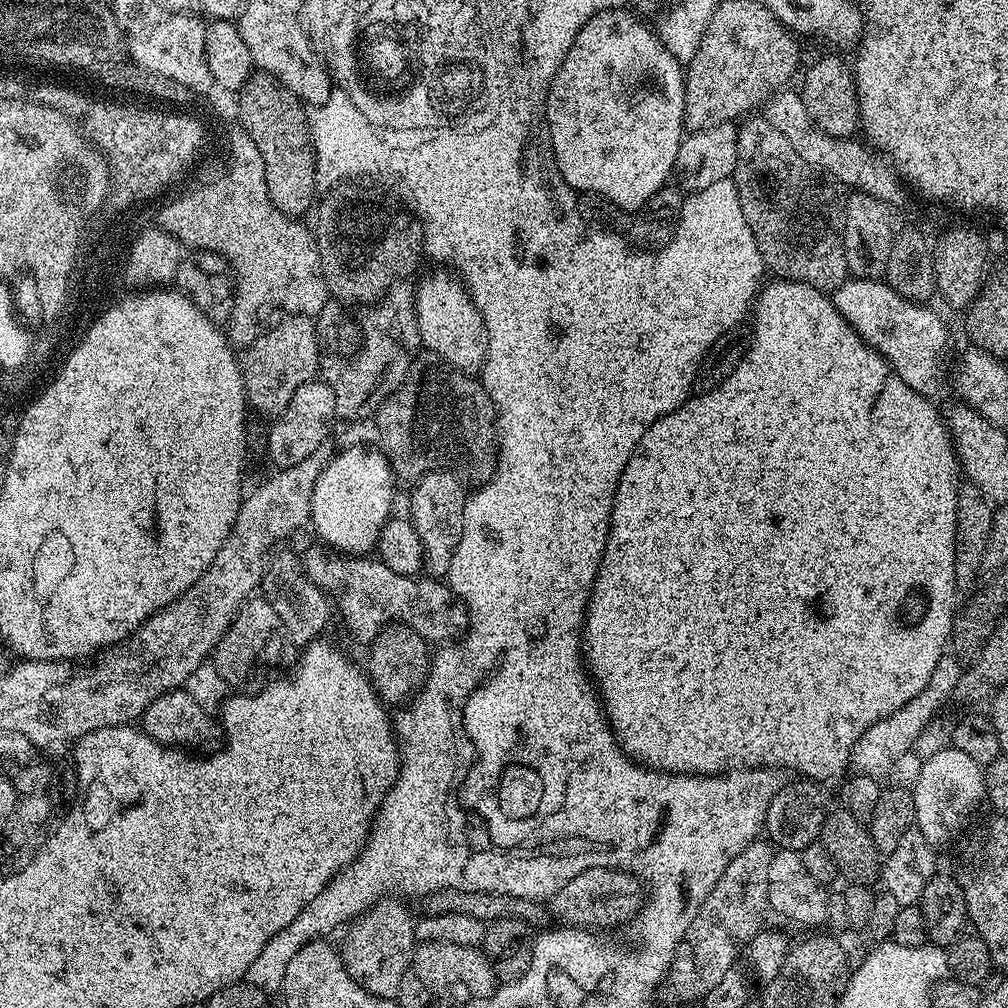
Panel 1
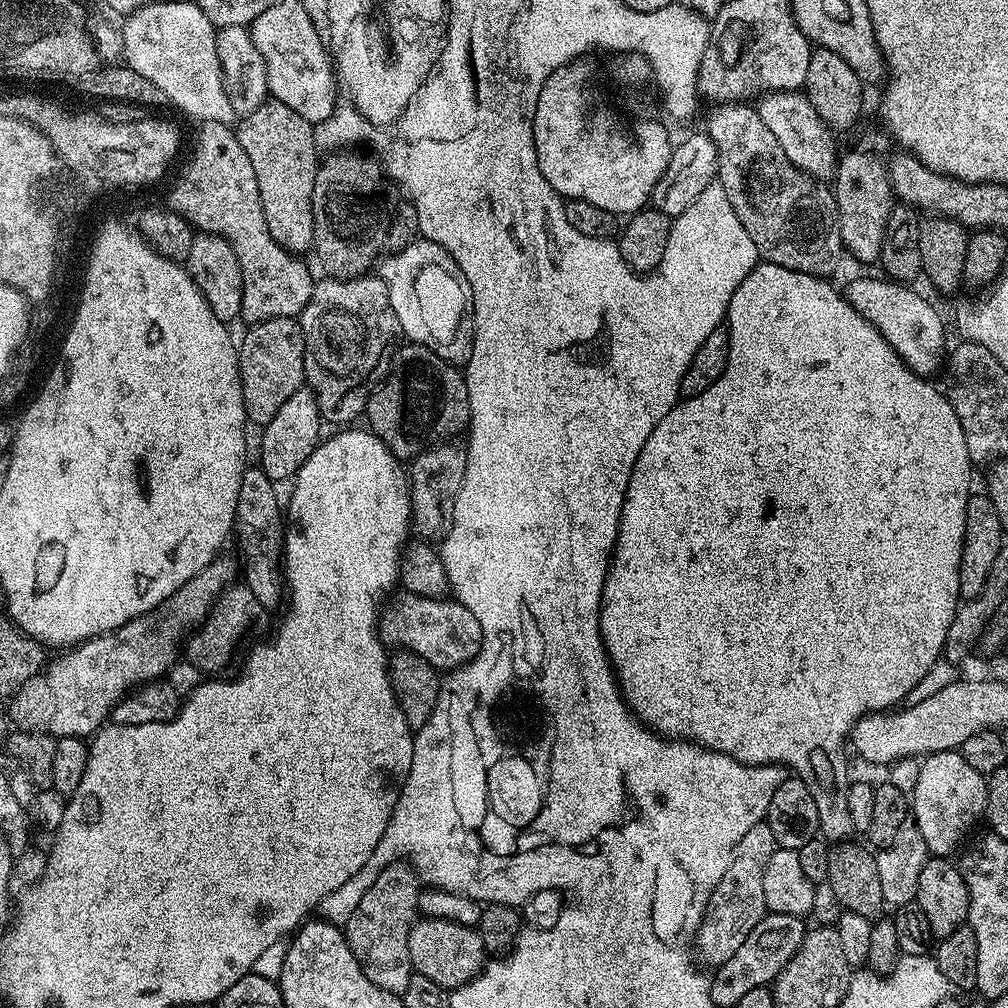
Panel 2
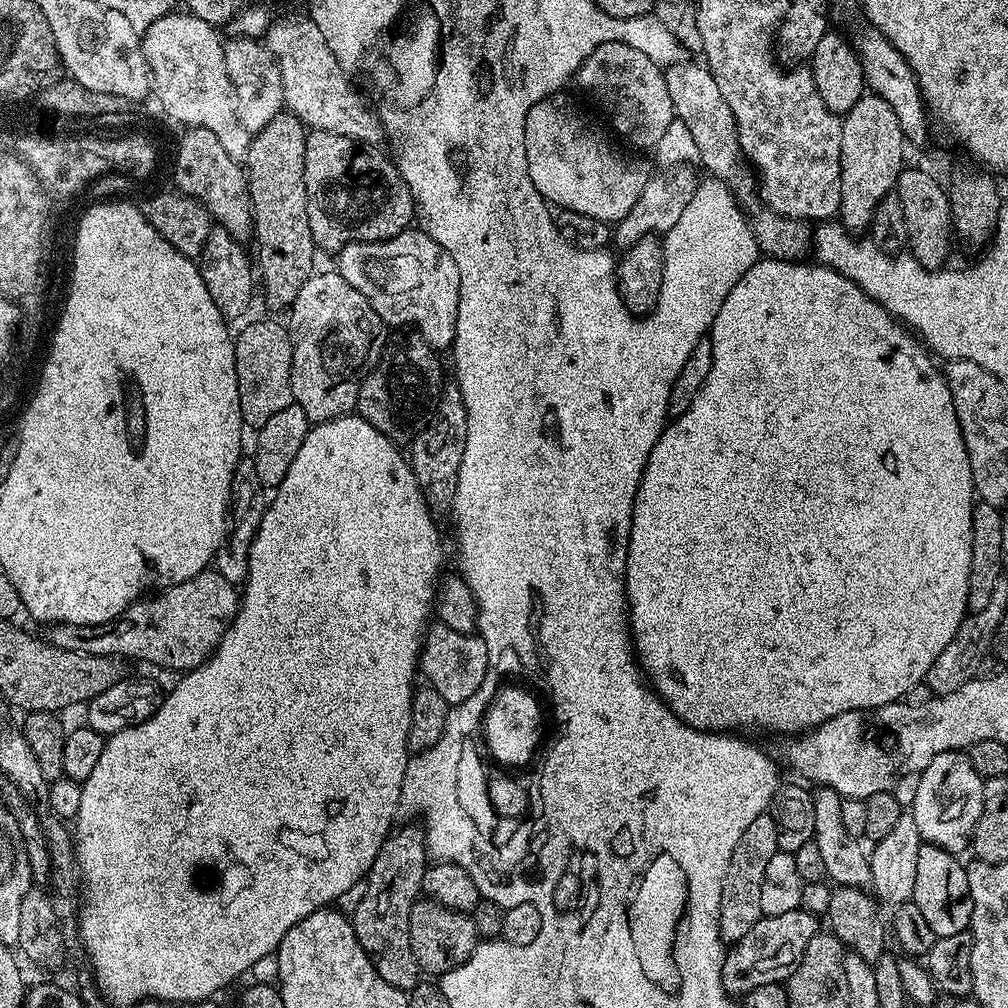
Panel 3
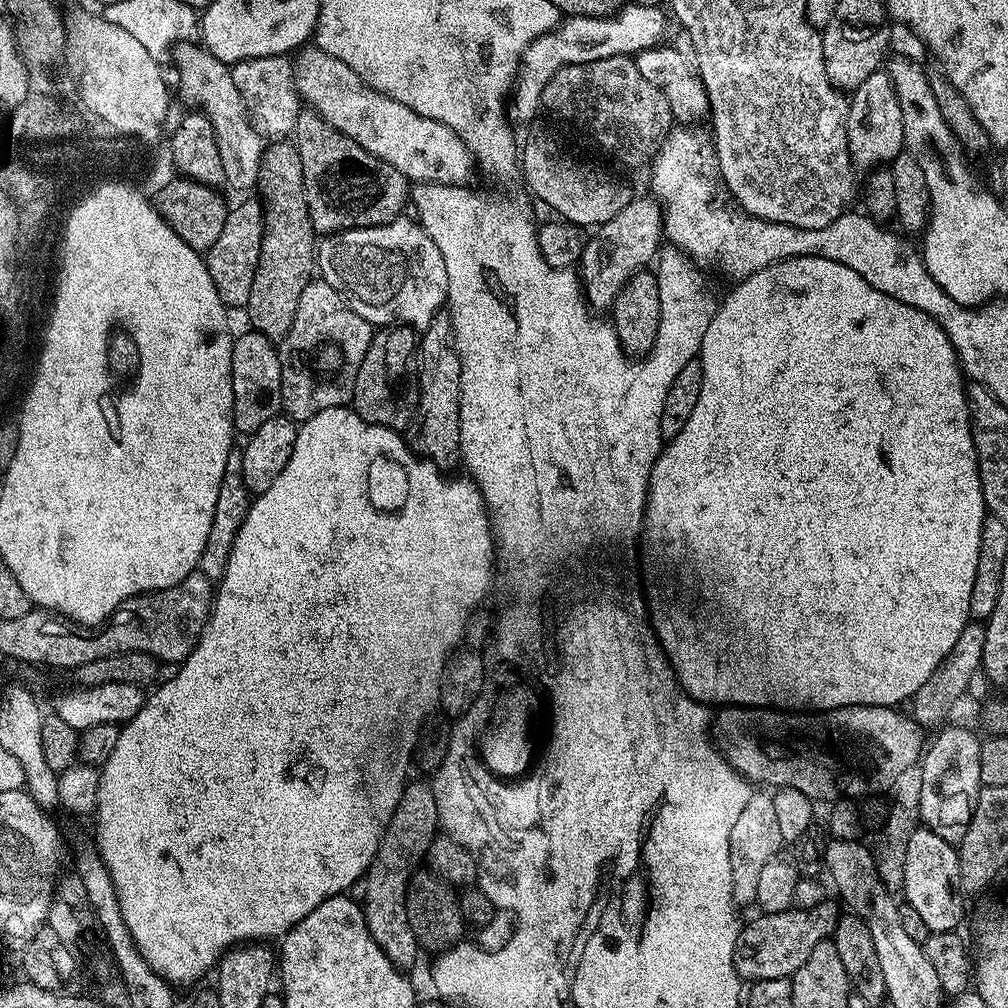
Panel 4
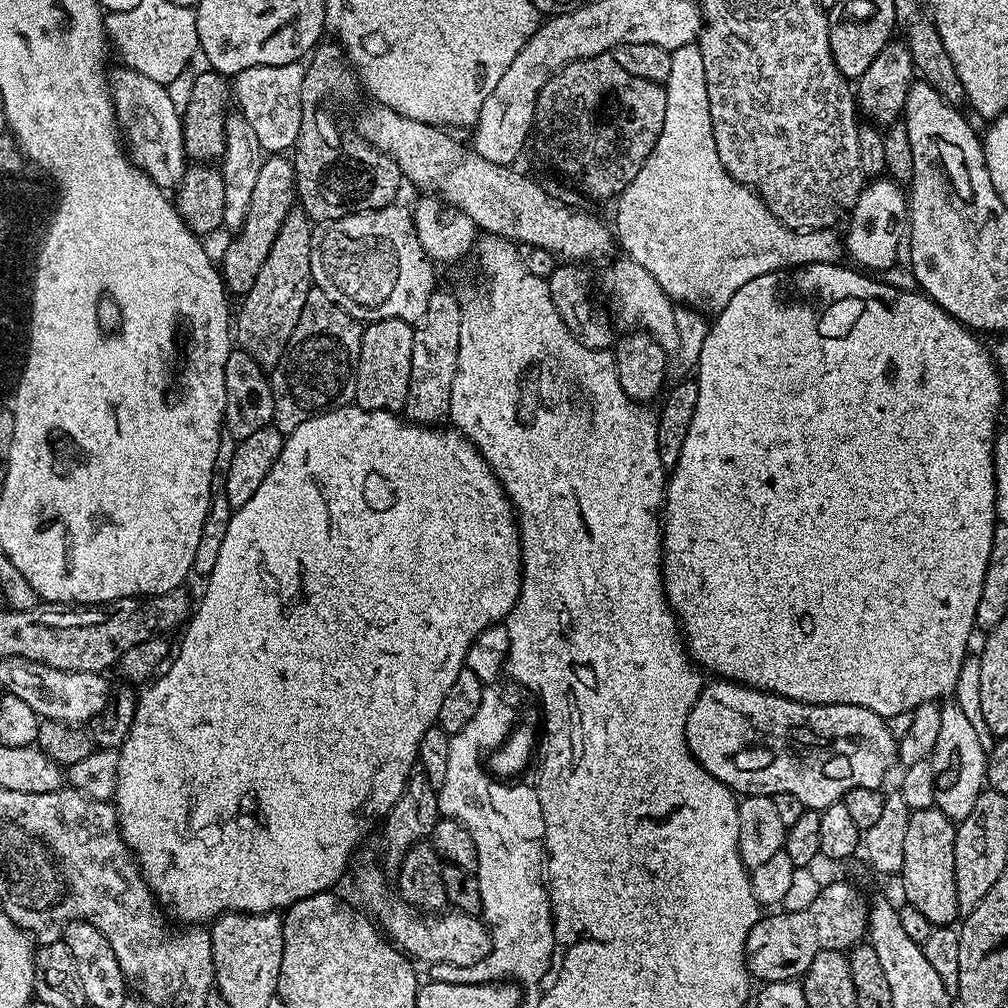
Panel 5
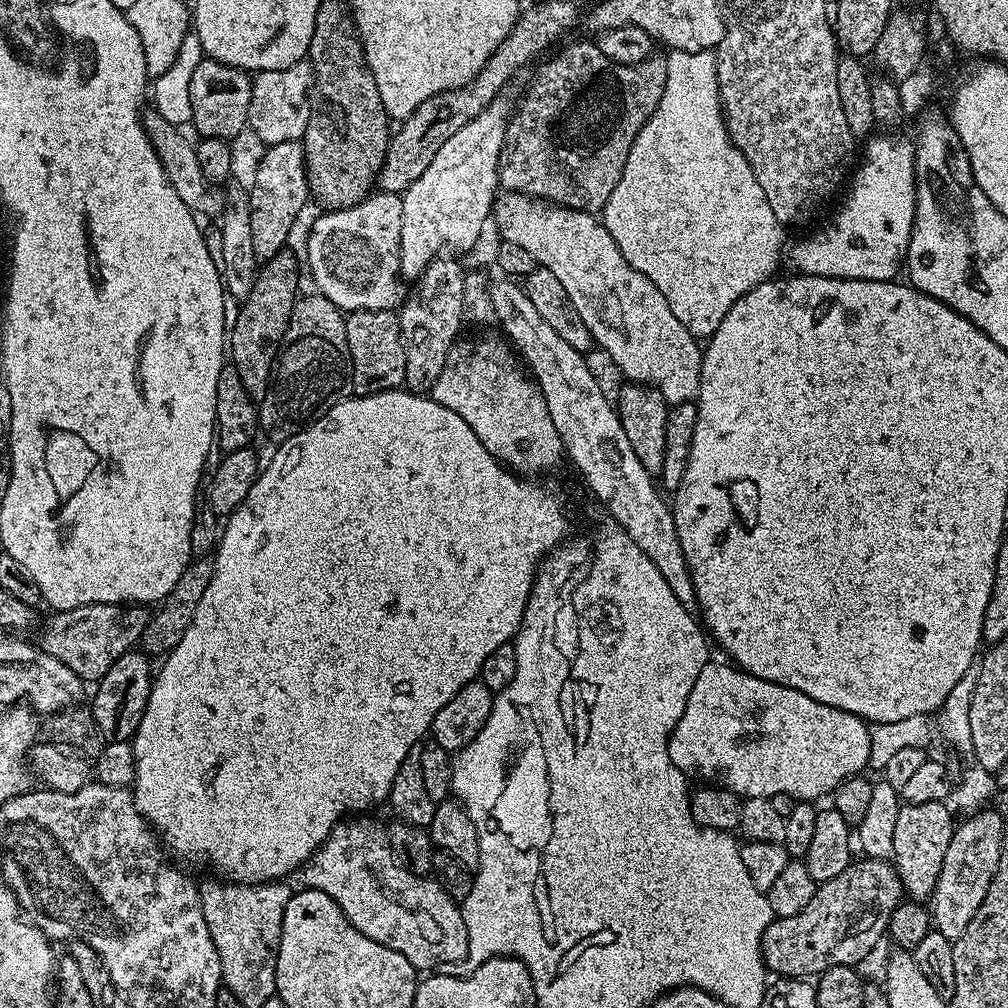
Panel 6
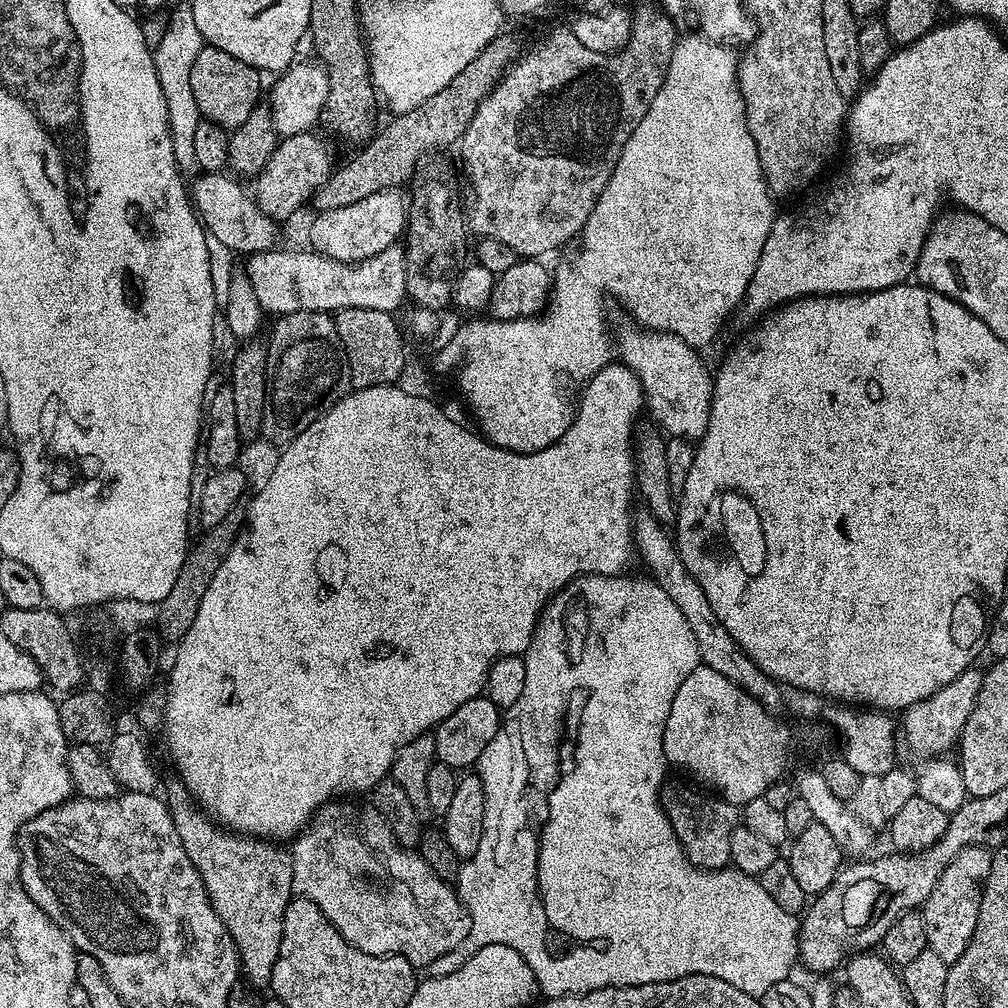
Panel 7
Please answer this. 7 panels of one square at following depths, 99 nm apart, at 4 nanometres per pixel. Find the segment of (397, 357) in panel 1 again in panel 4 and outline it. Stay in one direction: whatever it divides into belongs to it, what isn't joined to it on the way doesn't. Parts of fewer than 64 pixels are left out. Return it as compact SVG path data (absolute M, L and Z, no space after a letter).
M313 278L306 290L302 290L294 322L278 344L282 366L283 415L303 422L314 418L314 414L322 410L345 407L351 401L354 378L358 378L358 366L362 366L362 358L366 358L366 350L372 344L373 335L373 325L368 324L366 318L362 318L349 306L342 293L334 290L334 286L330 286L323 278Z

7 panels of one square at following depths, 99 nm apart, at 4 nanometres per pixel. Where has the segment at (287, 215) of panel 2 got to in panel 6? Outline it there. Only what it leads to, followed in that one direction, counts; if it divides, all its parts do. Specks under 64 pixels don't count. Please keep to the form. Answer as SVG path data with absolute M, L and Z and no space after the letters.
M285 250L267 261L259 269L254 290L240 305L236 316L236 325L230 328L230 360L239 370L242 386L259 402L268 393L274 375L276 358L280 354L280 341L286 334L290 314L298 299L296 293L296 260Z

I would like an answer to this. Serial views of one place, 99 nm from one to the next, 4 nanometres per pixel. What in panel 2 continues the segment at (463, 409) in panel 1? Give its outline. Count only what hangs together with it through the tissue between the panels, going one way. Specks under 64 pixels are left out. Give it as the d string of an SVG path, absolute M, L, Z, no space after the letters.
M404 342L397 347L392 370L368 398L367 427L401 462L411 461L426 446L456 438L469 427L465 377L457 365L438 358L421 344Z

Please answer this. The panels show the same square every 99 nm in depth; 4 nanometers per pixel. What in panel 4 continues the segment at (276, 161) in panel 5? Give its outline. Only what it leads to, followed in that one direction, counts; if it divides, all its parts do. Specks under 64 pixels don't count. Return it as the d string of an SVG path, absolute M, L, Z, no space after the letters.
M249 198L246 202L229 207L226 226L222 226L222 235L206 253L210 282L214 282L218 298L222 298L222 302L229 309L243 309L250 302L250 286L254 286L254 274L258 270L258 254L263 233L264 209L261 201Z

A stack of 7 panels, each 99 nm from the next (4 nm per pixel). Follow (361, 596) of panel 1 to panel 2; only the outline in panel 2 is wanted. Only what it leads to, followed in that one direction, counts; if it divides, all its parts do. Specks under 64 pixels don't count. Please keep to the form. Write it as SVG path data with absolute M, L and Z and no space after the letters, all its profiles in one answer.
M401 595L383 609L378 621L378 635L381 640L393 640L400 644L396 646L418 654L418 658L437 670L453 670L475 658L483 645L483 630L478 624L478 618L464 604L456 598Z

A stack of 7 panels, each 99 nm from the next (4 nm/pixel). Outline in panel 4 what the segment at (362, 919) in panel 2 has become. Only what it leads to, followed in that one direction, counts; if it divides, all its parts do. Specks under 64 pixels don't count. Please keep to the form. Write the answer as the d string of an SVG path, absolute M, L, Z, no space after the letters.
M409 782L405 784L402 798L398 802L398 806L386 826L382 842L378 846L378 854L368 868L366 877L368 889L364 892L364 900L362 899L366 926L370 930L374 942L378 942L378 946L386 954L386 958L401 970L408 970L408 967L416 960L416 952L418 953L416 936L406 918L408 881L417 871L416 863L419 860L421 863L427 857L439 828L440 812L432 793L431 783Z

